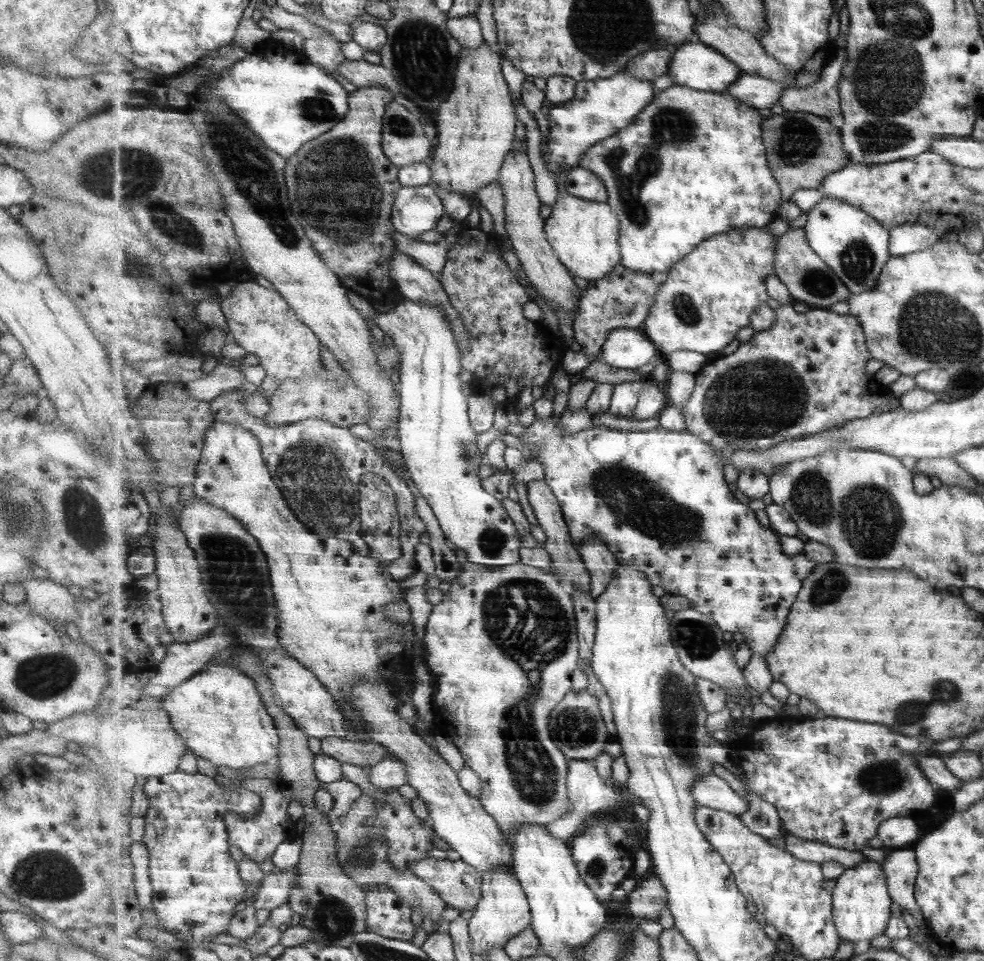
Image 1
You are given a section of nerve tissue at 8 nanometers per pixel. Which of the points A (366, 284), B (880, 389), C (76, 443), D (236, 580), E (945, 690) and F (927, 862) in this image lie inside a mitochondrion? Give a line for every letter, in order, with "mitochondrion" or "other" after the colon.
A: other
B: other
C: other
D: mitochondrion
E: mitochondrion
F: other

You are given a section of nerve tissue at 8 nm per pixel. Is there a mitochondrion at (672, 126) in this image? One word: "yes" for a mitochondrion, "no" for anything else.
yes

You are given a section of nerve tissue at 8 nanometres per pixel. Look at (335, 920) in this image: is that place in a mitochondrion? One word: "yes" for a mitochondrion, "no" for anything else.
yes

